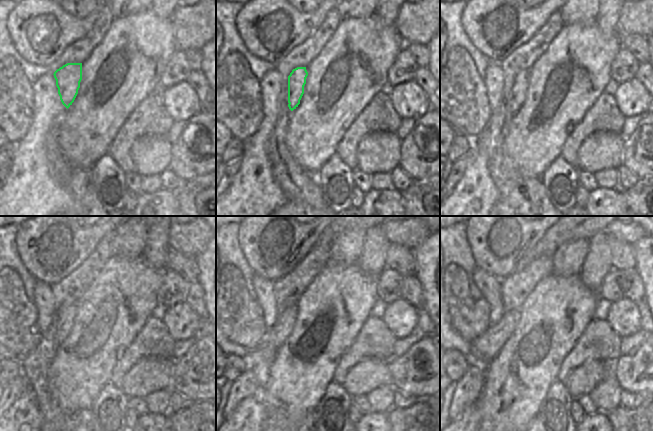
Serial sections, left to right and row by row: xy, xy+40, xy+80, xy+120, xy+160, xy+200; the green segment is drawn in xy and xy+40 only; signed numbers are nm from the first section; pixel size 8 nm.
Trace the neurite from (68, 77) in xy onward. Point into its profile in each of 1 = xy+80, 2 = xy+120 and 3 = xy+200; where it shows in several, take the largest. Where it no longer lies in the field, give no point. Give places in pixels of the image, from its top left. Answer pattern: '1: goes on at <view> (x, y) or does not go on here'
1: goes on at xy+80 (518, 92)
2: goes on at xy+120 (66, 322)
3: goes on at xy+200 (483, 349)

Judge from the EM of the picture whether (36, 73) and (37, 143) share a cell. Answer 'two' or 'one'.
two

